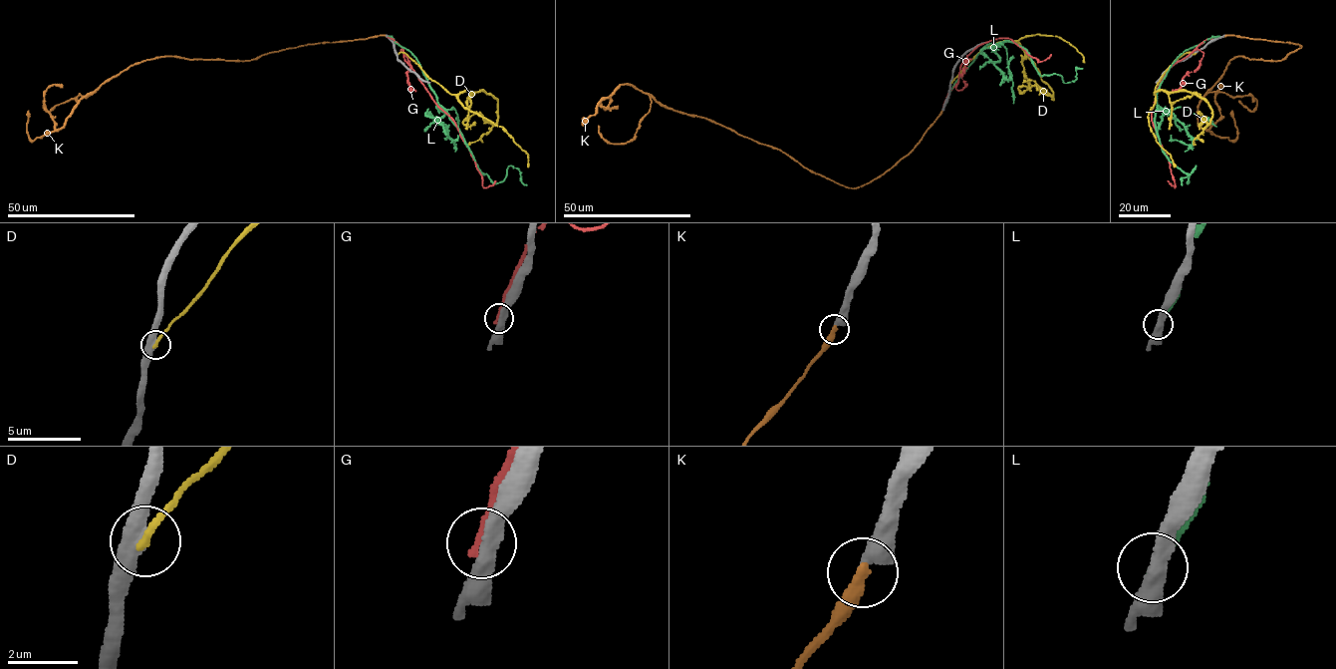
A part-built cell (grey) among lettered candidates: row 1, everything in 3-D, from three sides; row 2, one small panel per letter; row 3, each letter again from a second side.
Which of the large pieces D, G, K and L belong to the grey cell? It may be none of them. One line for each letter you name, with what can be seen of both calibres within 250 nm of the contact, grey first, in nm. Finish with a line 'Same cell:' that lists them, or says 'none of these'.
Same cell: none of these

